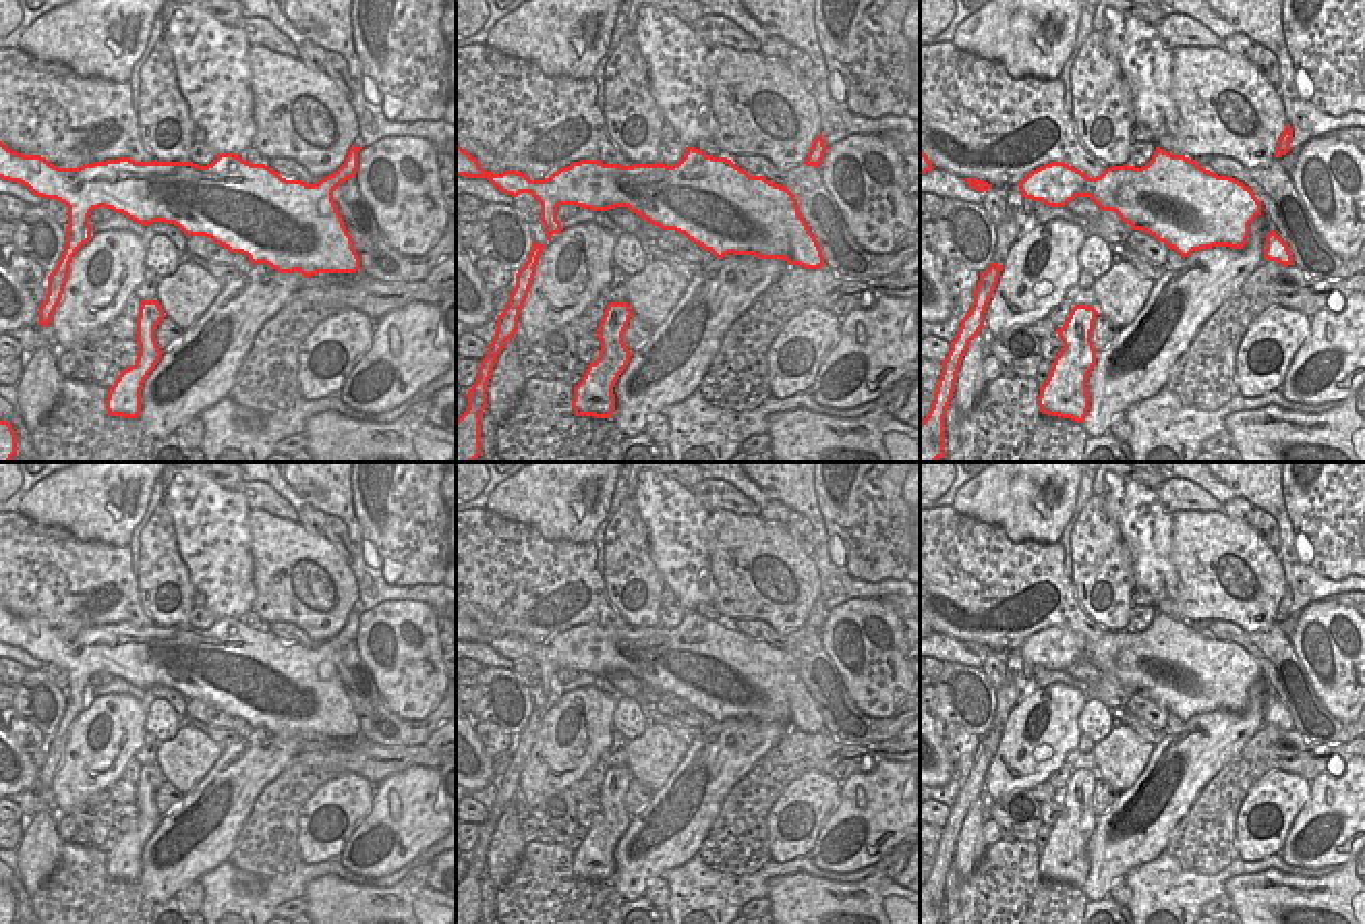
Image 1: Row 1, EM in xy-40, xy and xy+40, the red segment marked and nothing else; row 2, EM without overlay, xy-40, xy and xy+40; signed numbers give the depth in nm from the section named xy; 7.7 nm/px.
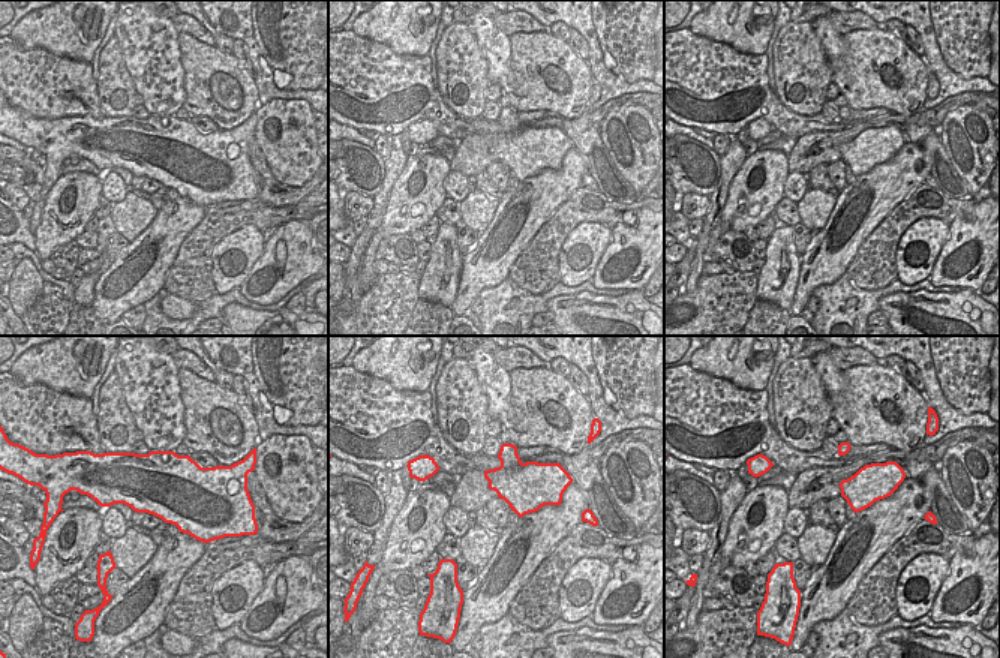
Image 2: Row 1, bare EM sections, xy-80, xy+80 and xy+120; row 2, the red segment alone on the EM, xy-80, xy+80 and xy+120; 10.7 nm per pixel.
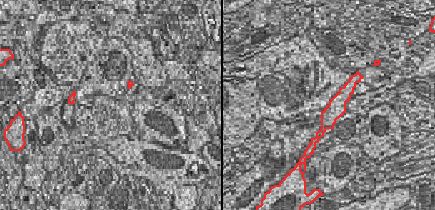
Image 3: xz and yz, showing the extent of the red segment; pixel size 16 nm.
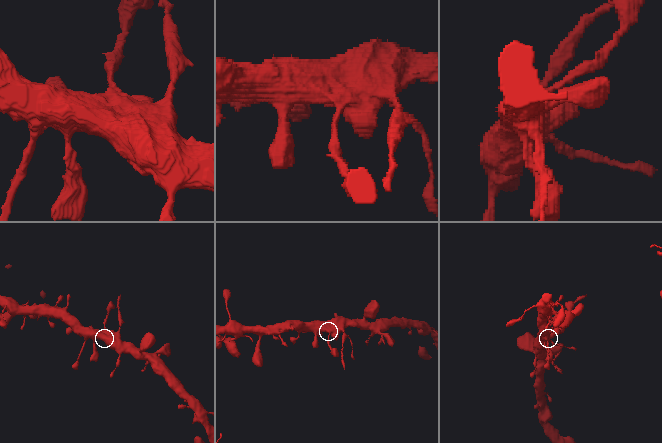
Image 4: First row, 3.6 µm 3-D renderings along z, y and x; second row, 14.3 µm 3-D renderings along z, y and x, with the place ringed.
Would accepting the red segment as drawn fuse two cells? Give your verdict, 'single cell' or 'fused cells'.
fused cells

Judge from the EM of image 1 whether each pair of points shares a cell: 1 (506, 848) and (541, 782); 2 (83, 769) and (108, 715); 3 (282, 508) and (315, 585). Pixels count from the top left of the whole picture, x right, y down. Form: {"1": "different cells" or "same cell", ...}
{"1": "different cells", "2": "same cell", "3": "different cells"}

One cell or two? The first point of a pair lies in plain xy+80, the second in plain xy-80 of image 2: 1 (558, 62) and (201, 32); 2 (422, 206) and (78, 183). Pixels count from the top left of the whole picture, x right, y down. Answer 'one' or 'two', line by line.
1: two
2: one

